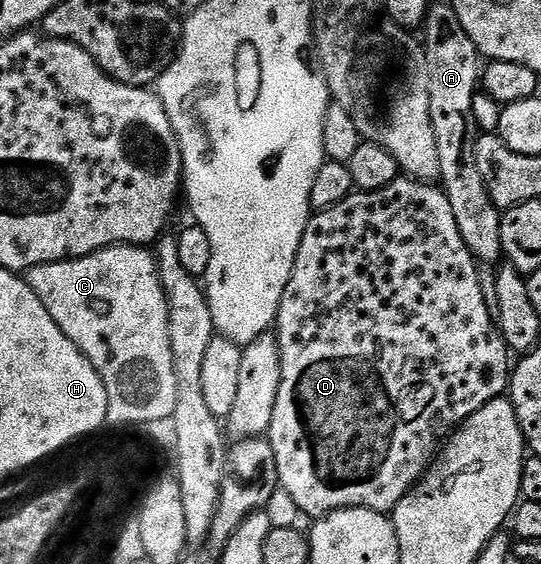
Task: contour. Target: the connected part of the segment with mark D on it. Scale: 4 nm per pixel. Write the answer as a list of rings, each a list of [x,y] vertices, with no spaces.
[[[399,178],[393,180],[384,190],[372,190],[371,192],[351,192],[344,202],[336,202],[336,206],[315,211],[311,215],[308,226],[304,230],[304,238],[300,238],[300,250],[296,250],[296,262],[292,266],[292,278],[288,278],[288,286],[284,286],[284,298],[280,298],[280,310],[276,321],[276,335],[280,354],[282,355],[282,381],[280,382],[280,394],[276,394],[276,410],[272,410],[272,422],[268,433],[269,444],[275,454],[276,470],[278,471],[278,483],[281,491],[286,491],[290,495],[290,500],[302,512],[307,512],[310,518],[326,516],[330,512],[335,512],[341,508],[367,508],[387,514],[393,513],[394,507],[404,498],[410,489],[418,483],[426,474],[427,468],[434,462],[435,456],[440,451],[440,445],[453,433],[458,425],[463,424],[476,410],[480,410],[488,402],[499,399],[510,387],[510,374],[512,371],[512,353],[506,347],[495,317],[492,315],[492,308],[486,305],[488,292],[482,289],[482,280],[478,277],[480,265],[474,259],[474,255],[464,246],[464,238],[460,238],[460,226],[456,226],[456,218],[452,214],[452,205],[449,204],[445,192],[437,183],[424,180],[412,180],[409,178]]]

